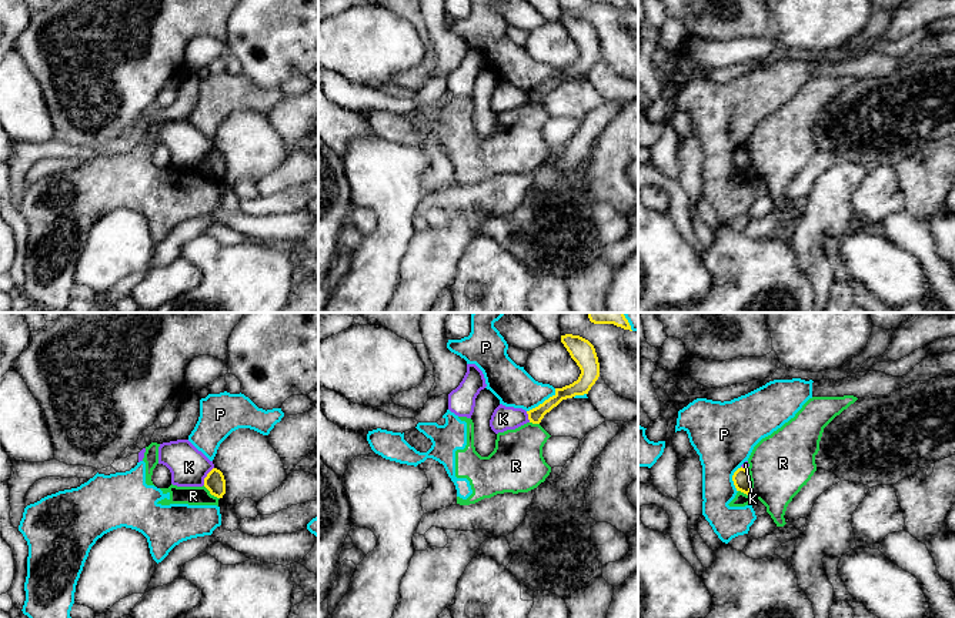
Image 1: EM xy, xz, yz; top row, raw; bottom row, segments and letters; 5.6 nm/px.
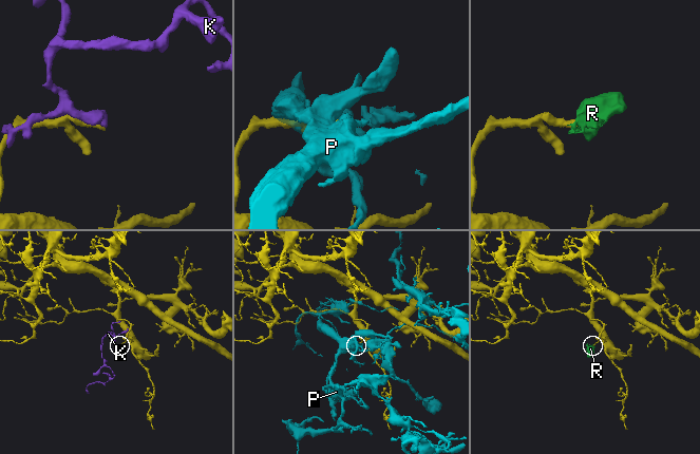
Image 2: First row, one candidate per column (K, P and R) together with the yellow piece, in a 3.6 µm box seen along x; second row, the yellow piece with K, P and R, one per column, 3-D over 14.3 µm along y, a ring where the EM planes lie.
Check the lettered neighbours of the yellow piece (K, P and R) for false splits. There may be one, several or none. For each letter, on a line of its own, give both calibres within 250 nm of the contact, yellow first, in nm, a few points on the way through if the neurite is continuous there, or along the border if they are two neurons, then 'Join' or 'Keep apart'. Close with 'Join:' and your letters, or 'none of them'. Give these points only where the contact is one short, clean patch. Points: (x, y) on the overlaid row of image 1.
K: Thickness 120 nm (yellow) against 220 nm. Boundary: xy (213, 467), (203, 484). Keep apart
P: Thickness 90 nm (yellow) against 220 nm. Keep apart
R: Thickness 100 nm (yellow) against 360 nm. Boundary: yz (747, 470), (750, 495). Keep apart
Join: none of them

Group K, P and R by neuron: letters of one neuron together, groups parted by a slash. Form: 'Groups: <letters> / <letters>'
Groups: K / P R

